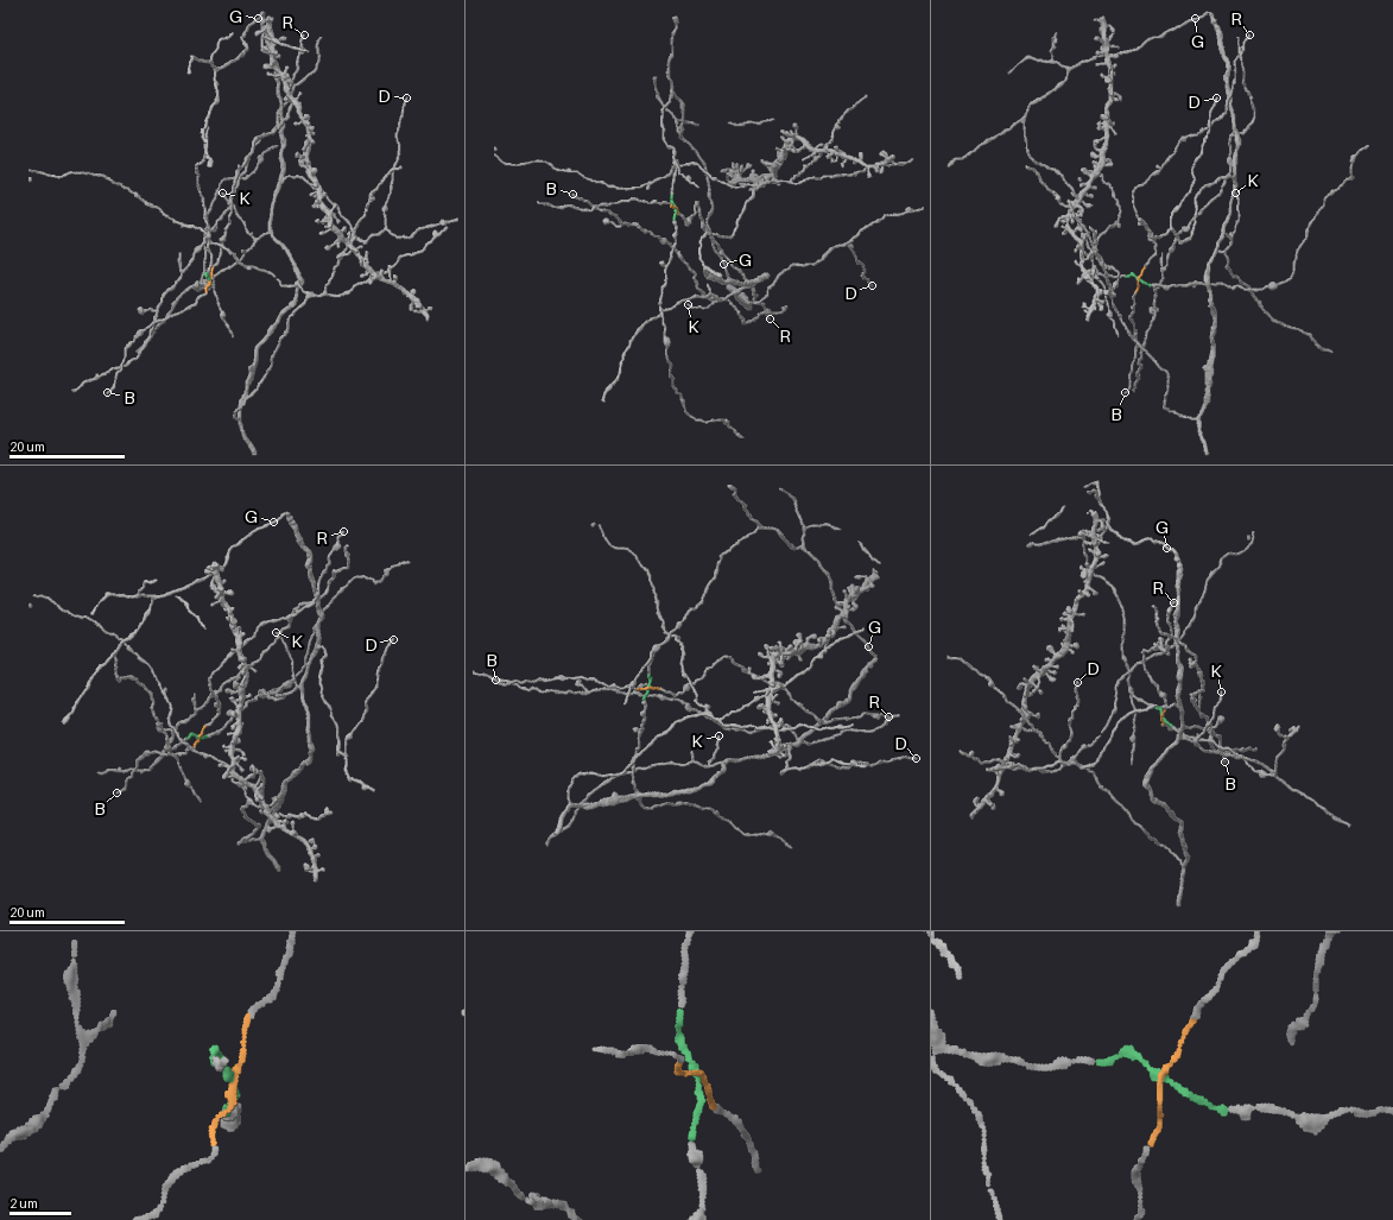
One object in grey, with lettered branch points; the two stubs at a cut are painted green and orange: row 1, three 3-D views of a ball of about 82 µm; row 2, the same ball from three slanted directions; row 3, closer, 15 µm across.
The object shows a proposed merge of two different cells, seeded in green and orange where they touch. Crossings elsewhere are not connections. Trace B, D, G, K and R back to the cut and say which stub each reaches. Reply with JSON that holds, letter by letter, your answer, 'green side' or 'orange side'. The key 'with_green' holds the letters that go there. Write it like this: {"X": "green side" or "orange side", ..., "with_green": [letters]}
{"B": "orange side", "D": "green side", "G": "green side", "K": "green side", "R": "orange side", "with_green": ["D", "G", "K"]}

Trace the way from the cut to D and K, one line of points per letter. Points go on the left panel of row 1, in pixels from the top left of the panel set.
D: (209, 279), (195, 288), (268, 231), (287, 176), (320, 190), (358, 238), (379, 233), (406, 98)
K: (209, 279), (210, 286), (197, 283), (195, 288), (229, 269), (254, 242), (222, 193)

